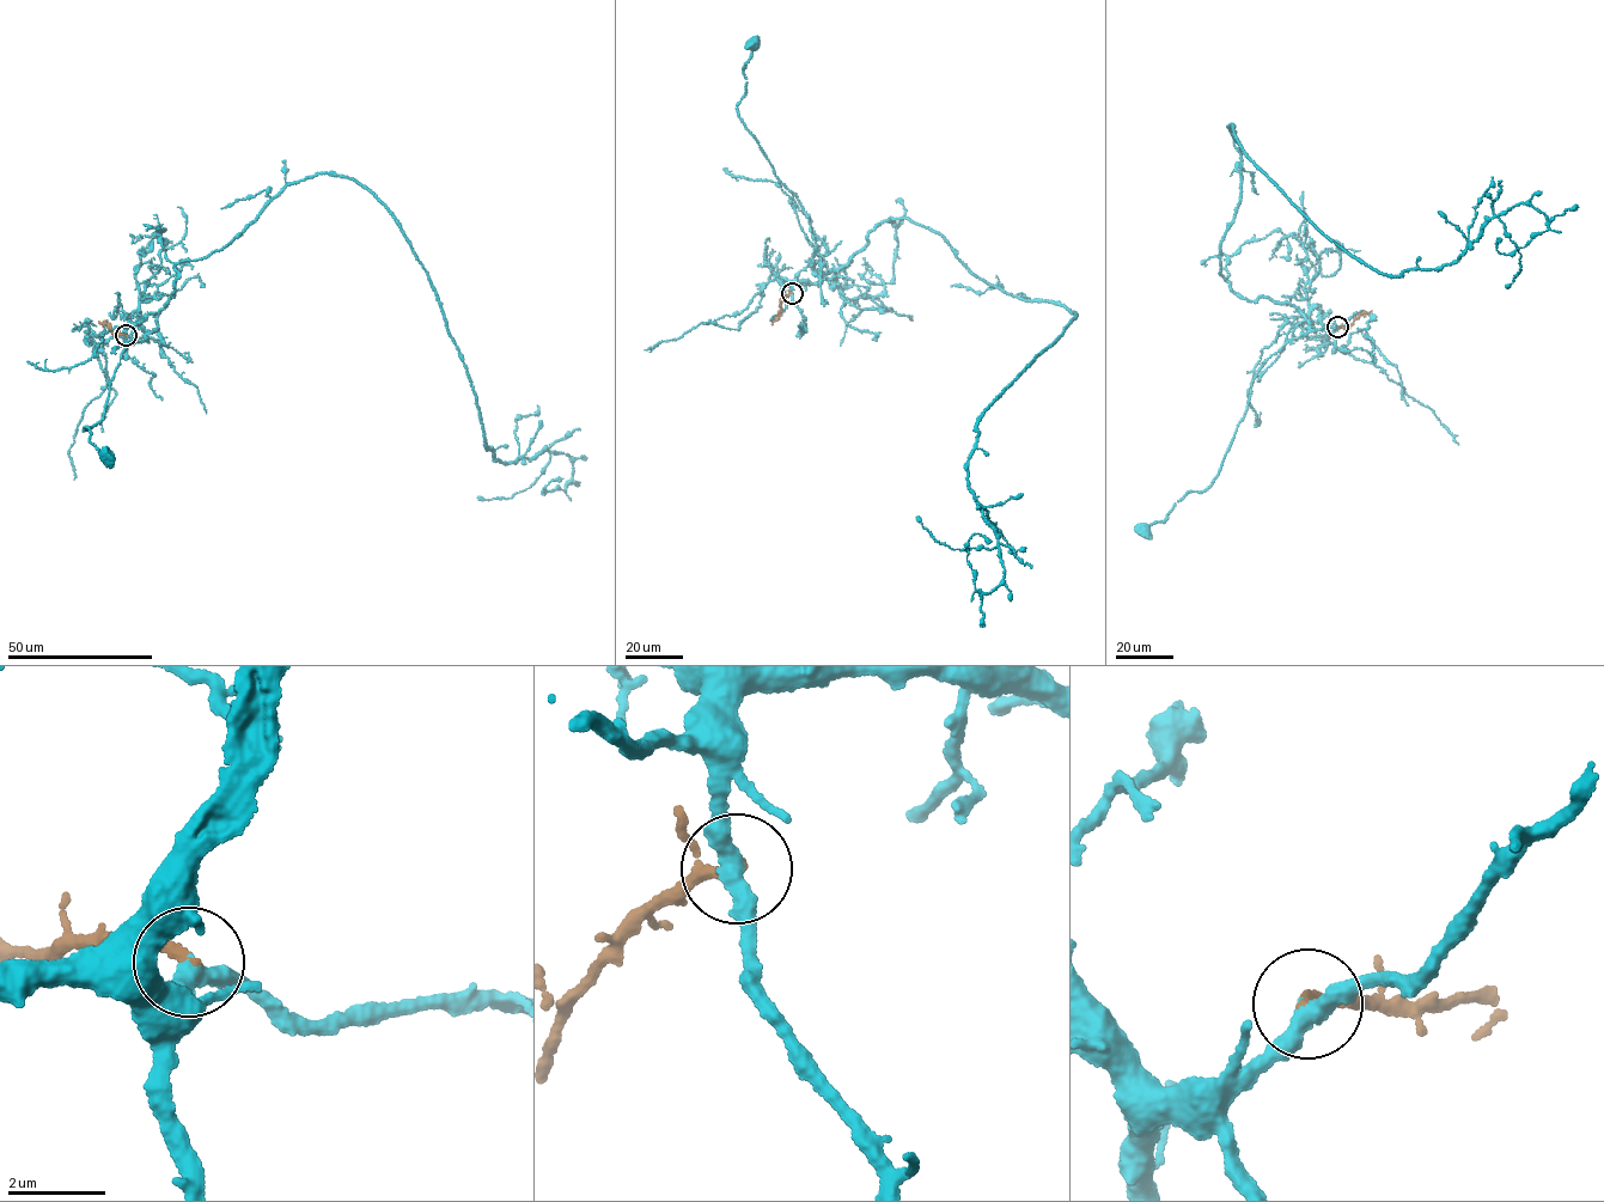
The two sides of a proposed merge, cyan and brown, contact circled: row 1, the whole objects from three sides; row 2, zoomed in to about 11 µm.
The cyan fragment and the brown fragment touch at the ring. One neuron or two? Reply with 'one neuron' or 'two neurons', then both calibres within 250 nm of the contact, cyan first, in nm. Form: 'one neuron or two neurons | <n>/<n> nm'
one neuron | 360/240 nm

